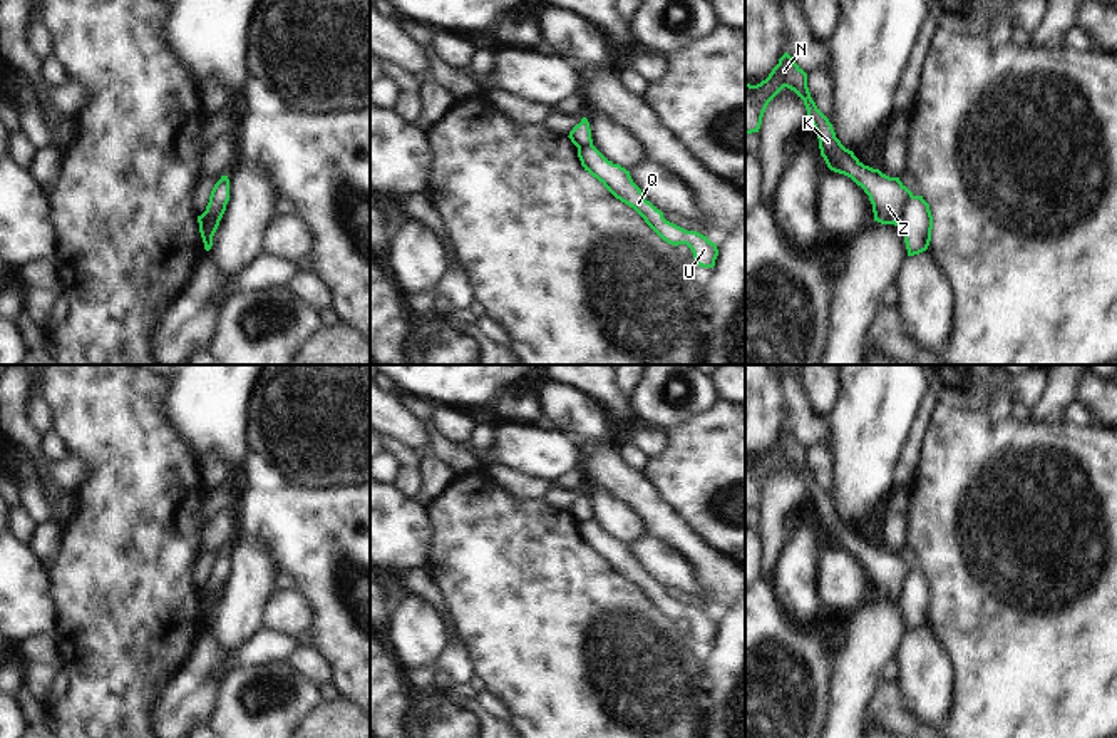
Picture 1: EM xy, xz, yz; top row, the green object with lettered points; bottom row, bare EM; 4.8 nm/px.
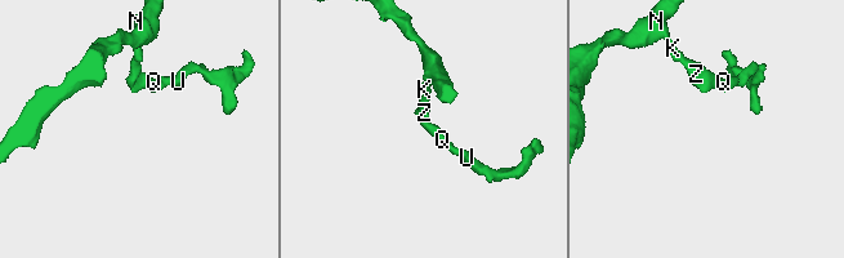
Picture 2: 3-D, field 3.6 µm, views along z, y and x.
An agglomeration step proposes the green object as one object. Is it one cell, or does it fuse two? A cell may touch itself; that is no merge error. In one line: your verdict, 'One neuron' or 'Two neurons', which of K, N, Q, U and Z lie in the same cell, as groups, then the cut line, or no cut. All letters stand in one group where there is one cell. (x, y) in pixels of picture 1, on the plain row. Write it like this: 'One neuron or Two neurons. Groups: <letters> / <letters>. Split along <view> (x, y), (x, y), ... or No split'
Two neurons. Groups: K N Z / Q U. Split along yz (913, 571), (900, 599)

